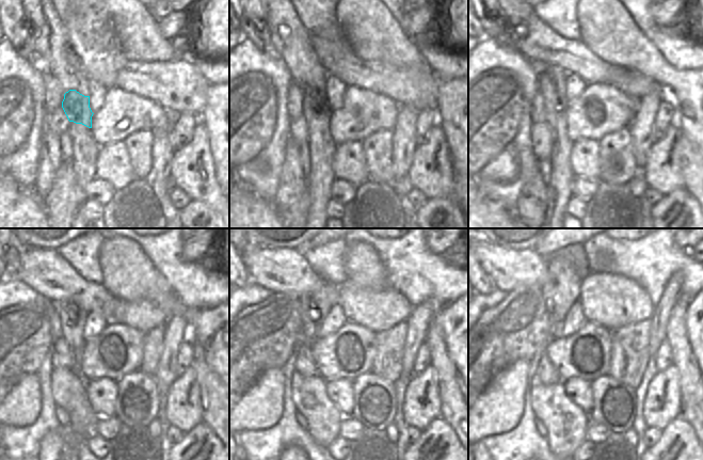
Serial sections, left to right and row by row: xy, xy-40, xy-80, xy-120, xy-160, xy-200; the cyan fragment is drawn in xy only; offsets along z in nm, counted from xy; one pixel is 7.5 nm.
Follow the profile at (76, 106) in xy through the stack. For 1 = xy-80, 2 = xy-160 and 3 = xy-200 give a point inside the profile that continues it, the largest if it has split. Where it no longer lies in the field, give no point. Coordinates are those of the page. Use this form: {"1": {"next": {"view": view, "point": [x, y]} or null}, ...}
{"1": {"next": {"view": "xy-80", "point": [552, 81]}}, "2": {"next": {"view": "xy-160", "point": [314, 307]}}, "3": {"next": {"view": "xy-200", "point": [562, 288]}}}

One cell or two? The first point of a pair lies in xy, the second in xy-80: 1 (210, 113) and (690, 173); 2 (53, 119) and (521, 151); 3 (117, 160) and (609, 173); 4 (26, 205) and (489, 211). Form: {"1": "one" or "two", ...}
{"1": "two", "2": "two", "3": "two", "4": "one"}

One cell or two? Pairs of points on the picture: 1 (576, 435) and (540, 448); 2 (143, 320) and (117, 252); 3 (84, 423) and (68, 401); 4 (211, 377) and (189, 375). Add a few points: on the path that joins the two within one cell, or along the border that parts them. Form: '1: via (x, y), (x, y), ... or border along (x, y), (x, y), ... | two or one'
1: border along (545, 438), (549, 448) | two
2: border along (122, 300), (145, 299), (160, 307) | two
3: via (82, 417), (74, 407) | one
4: border along (191, 365), (197, 375), (200, 397), (203, 400) | two

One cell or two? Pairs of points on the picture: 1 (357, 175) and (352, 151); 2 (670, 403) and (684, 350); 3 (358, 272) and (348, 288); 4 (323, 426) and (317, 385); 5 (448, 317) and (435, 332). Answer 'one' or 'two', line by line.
1: one
2: two
3: two
4: one
5: two

